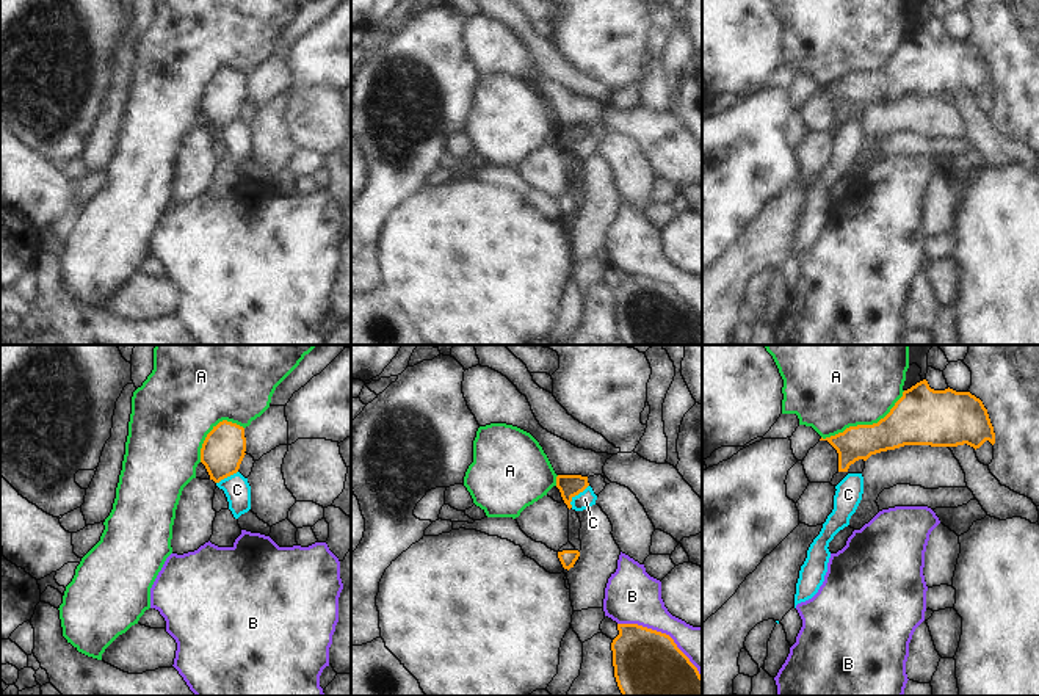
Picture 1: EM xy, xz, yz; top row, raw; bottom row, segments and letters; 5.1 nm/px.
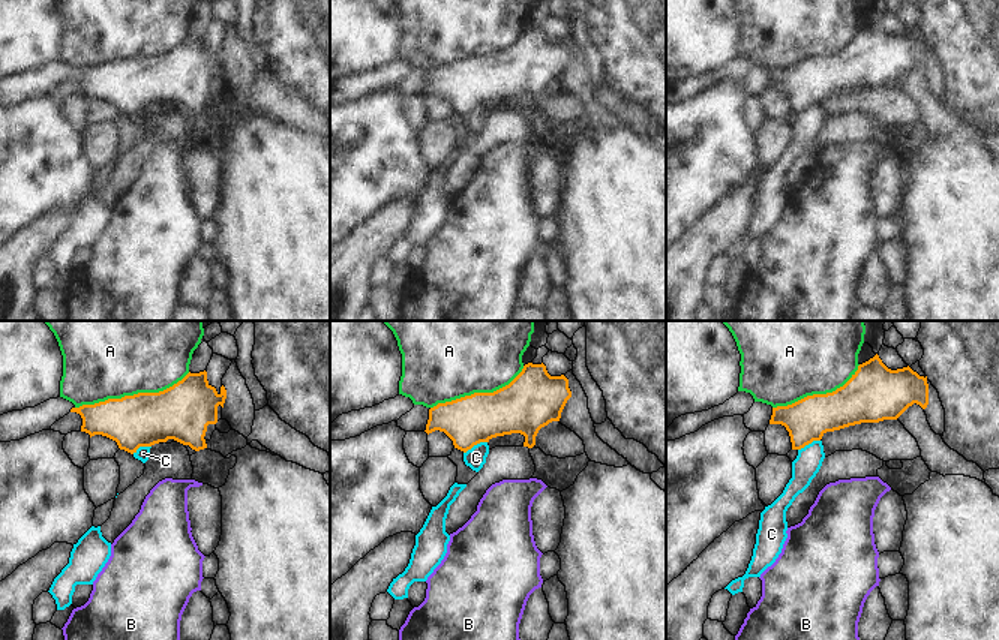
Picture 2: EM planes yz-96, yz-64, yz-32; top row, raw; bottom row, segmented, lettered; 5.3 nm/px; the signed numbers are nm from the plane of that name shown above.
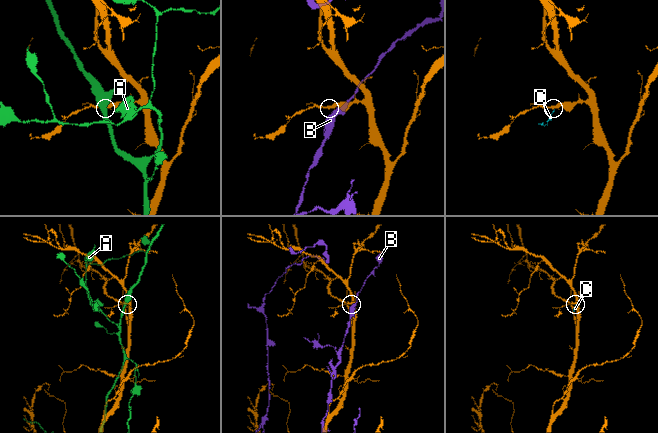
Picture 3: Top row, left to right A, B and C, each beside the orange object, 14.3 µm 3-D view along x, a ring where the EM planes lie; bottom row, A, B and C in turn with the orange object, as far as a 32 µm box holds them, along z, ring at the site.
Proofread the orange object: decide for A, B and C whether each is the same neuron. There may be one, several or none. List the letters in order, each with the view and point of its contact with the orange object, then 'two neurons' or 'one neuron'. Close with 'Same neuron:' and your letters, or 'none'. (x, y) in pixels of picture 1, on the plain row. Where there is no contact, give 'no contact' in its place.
A: yz (865, 74) | two neurons
B: xz (665, 282) | two neurons
C: xz (575, 143) | two neurons
Same neuron: none

